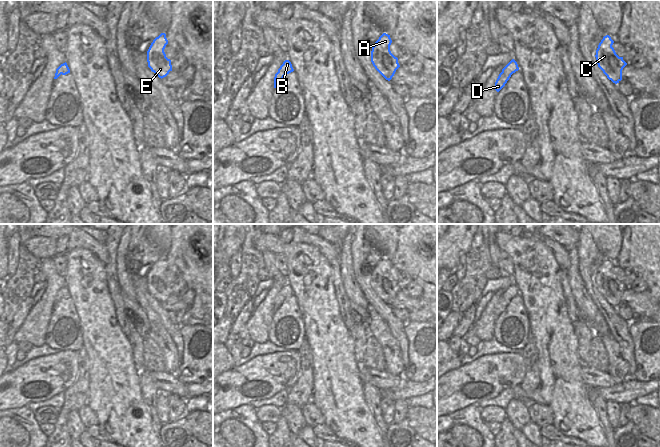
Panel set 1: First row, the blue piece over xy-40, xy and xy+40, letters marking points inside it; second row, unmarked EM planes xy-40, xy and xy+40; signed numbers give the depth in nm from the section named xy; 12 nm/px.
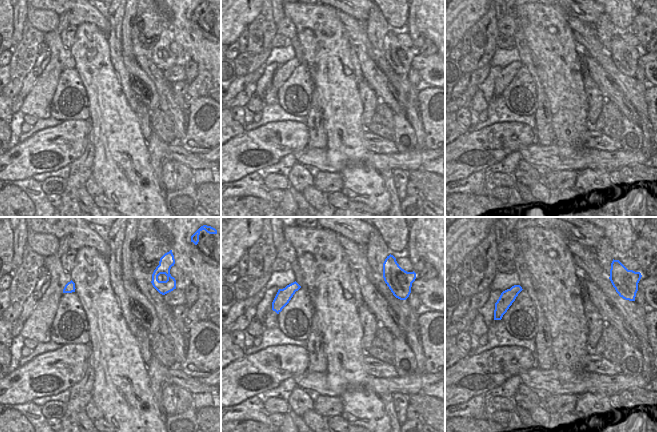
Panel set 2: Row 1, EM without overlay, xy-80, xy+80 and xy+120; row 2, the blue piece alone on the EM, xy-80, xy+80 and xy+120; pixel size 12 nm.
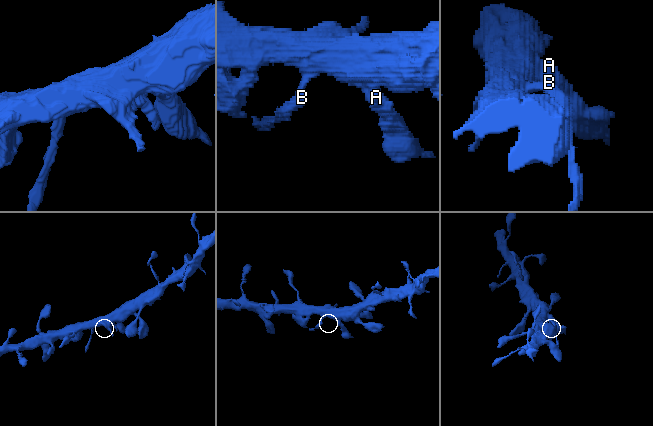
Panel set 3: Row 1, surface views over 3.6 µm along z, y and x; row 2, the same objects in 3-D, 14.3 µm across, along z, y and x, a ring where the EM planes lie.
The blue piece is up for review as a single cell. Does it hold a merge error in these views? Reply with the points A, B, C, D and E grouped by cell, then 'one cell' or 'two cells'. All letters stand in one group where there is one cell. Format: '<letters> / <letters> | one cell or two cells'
A B C E / D | two cells

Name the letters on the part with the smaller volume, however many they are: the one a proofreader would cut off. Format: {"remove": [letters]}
{"remove": ["D"]}

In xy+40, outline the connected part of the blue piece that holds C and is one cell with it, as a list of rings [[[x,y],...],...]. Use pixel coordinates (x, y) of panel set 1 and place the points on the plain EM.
[[[609,259],[603,261],[596,274],[596,286],[609,304],[617,308],[622,304],[622,294],[627,289],[612,271],[614,265]]]

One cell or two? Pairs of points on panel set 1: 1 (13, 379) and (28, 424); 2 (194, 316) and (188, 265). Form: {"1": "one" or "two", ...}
{"1": "two", "2": "one"}

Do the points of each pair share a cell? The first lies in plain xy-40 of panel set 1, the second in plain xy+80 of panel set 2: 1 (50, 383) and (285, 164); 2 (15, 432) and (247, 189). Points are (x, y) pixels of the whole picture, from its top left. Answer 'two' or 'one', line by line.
1: two
2: two

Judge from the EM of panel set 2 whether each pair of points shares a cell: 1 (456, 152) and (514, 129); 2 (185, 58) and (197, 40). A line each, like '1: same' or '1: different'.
1: same
2: different

